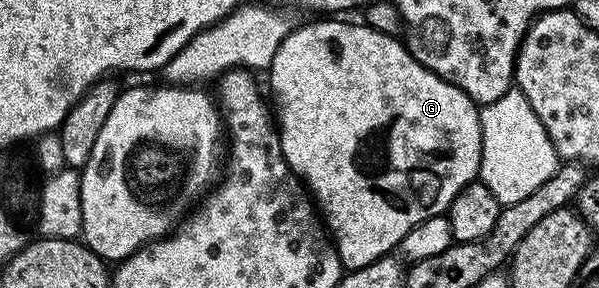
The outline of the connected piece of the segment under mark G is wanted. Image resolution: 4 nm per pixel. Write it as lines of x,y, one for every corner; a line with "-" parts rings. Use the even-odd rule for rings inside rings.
319,18
316,24
303,24
292,27
291,32
281,42
277,54
273,54
273,62
269,69
271,75
271,92
275,95
273,108
277,113
277,127
279,141
283,147
283,157
287,164
295,171
295,175
303,181
308,193
313,197
318,211
325,217
325,227
334,243
335,253
339,256
339,263
344,269
369,266
369,262
394,253
400,242
421,222
434,216
442,216
447,208
461,194
466,184
472,183
479,175
481,162
481,122
480,105
469,98
469,94
462,92
457,86
445,82
433,70
421,66
417,58
408,50
402,39
381,34
377,30
368,28
366,23
350,24
347,18

